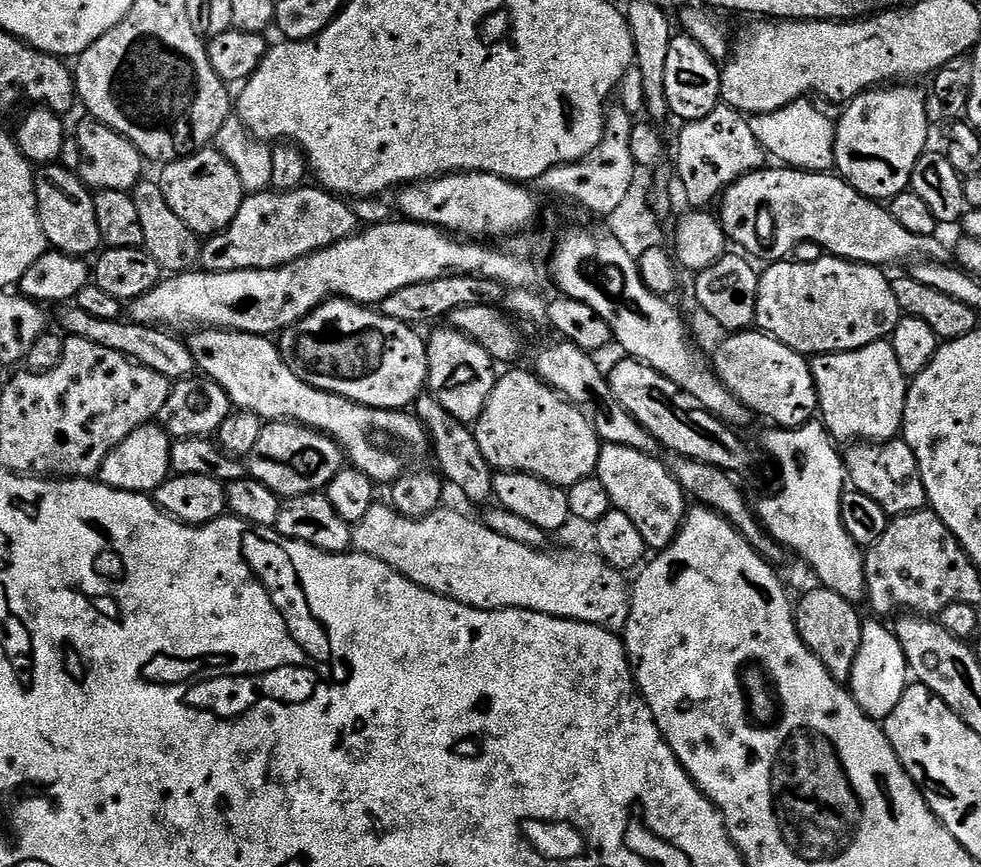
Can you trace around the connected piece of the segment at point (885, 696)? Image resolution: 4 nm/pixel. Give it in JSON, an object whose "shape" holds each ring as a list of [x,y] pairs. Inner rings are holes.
{"shape":[[[876,618],[871,619],[865,619],[862,626],[862,646],[858,646],[858,654],[854,660],[850,691],[860,709],[871,720],[883,722],[888,719],[894,706],[902,702],[902,694],[910,683],[910,673],[906,654],[902,654],[902,646],[898,642],[895,631],[889,625],[888,628],[884,625],[887,623]]]}

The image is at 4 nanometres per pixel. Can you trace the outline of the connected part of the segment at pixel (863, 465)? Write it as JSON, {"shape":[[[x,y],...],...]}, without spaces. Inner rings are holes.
{"shape":[[[903,438],[881,440],[879,442],[856,442],[849,452],[843,453],[847,479],[855,491],[874,498],[878,506],[887,512],[889,517],[905,516],[907,512],[921,511],[928,504],[926,486],[914,458],[914,450]]]}

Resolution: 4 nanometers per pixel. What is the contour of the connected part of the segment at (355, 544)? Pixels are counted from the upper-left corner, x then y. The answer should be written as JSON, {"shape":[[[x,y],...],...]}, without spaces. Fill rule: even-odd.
{"shape":[[[377,502],[362,522],[352,529],[352,548],[355,551],[386,562],[398,574],[410,578],[418,586],[462,602],[471,608],[496,612],[499,608],[525,608],[563,620],[577,620],[583,624],[598,624],[609,630],[623,629],[630,614],[630,584],[625,573],[611,568],[599,555],[588,552],[548,552],[544,548],[531,548],[522,542],[510,542],[502,534],[494,534],[479,519],[471,520],[460,512],[451,512],[448,506],[415,520],[398,514],[387,503]]]}

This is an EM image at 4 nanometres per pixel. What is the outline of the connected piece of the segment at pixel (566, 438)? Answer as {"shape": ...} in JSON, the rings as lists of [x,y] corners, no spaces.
{"shape":[[[508,372],[497,379],[494,390],[474,425],[478,450],[496,472],[525,472],[567,490],[584,476],[593,475],[598,466],[602,441],[590,422],[559,392],[528,372]]]}

